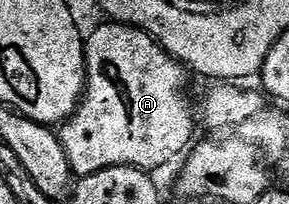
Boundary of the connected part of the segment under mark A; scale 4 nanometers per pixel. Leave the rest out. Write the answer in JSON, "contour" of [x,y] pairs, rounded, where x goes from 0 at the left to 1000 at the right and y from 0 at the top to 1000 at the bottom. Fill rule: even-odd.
{"contour":[[[356,103],[356,118],[318,172],[304,167],[298,176],[287,255],[294,260],[294,319],[301,324],[301,422],[287,431],[287,475],[273,495],[270,534],[211,608],[197,642],[211,711],[225,730],[225,770],[263,863],[318,858],[349,828],[377,828],[381,819],[481,819],[491,838],[536,848],[547,819],[599,794],[606,775],[616,784],[664,716],[668,686],[678,676],[671,662],[675,603],[682,623],[682,544],[678,529],[675,544],[661,529],[661,485],[647,471],[654,353],[630,309],[612,304],[588,270],[574,230],[561,230],[516,162],[453,132],[443,113]]]}

